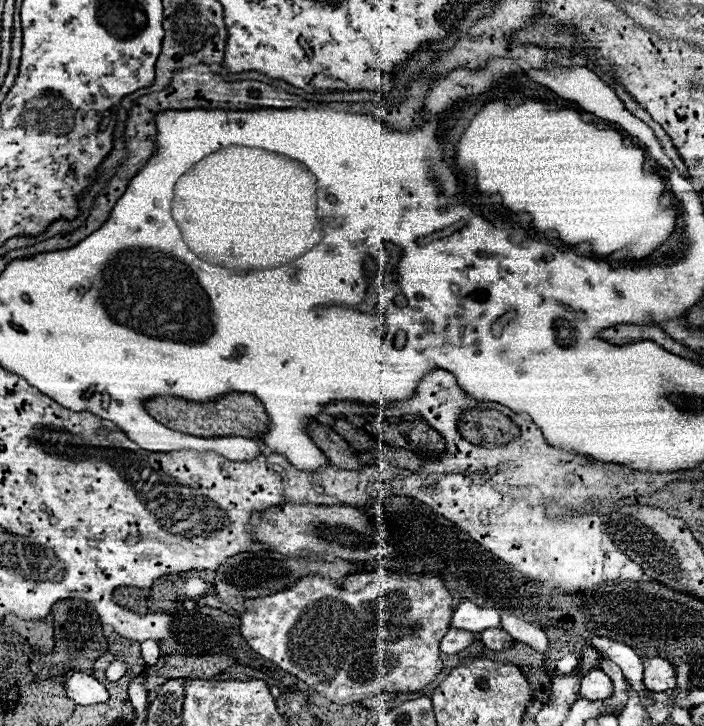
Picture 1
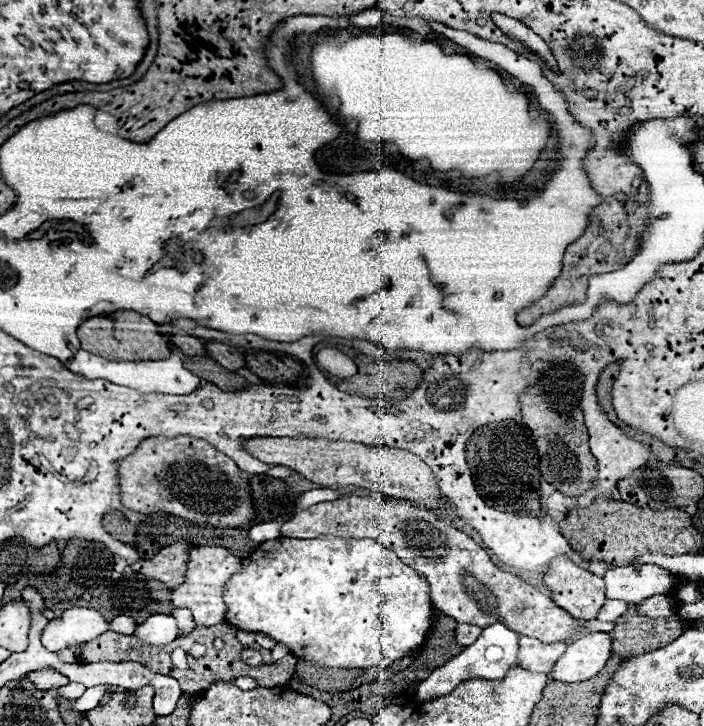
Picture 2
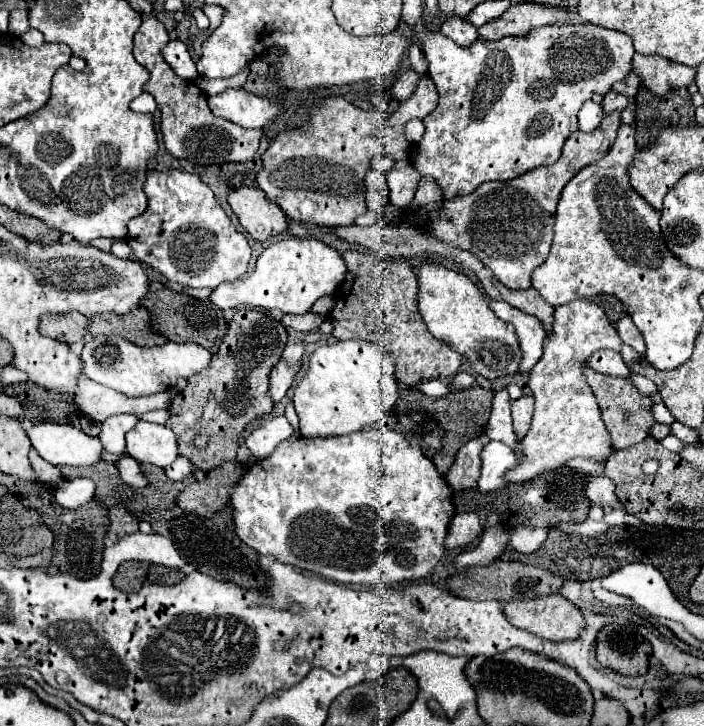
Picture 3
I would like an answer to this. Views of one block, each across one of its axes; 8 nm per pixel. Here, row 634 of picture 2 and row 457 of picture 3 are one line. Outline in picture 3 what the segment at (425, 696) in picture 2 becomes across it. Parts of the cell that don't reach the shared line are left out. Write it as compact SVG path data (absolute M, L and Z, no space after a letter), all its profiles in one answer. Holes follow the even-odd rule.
M490 442L486 450L480 452L482 468L478 478L478 490L482 494L506 488L510 482L504 478L508 470L518 466L518 456L514 452L506 452L506 446Z

